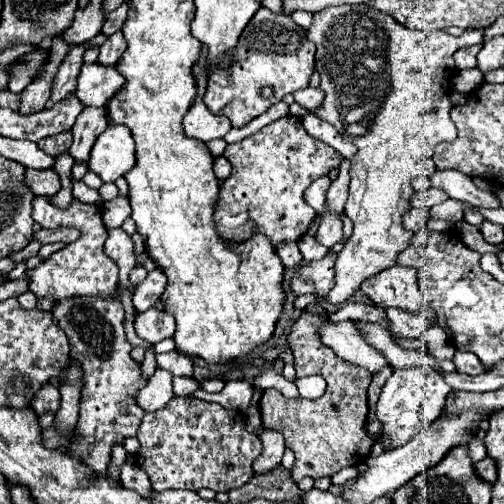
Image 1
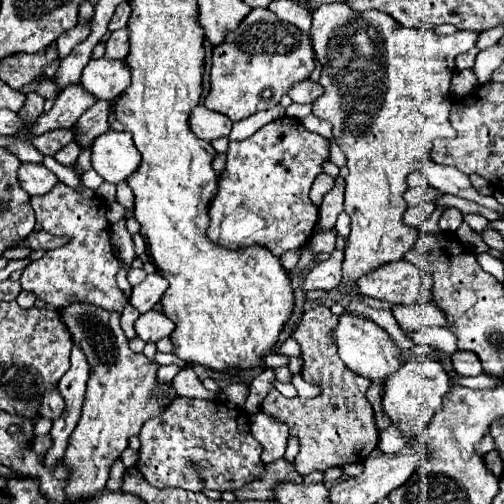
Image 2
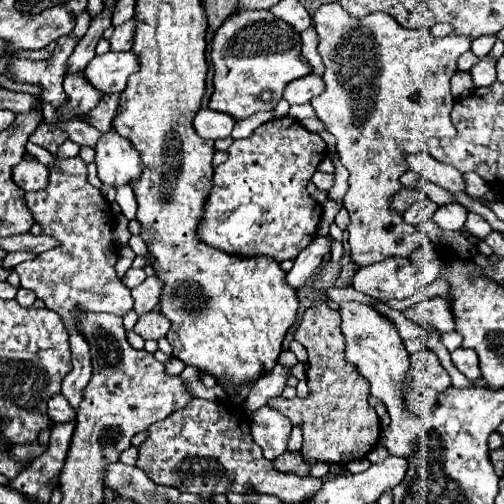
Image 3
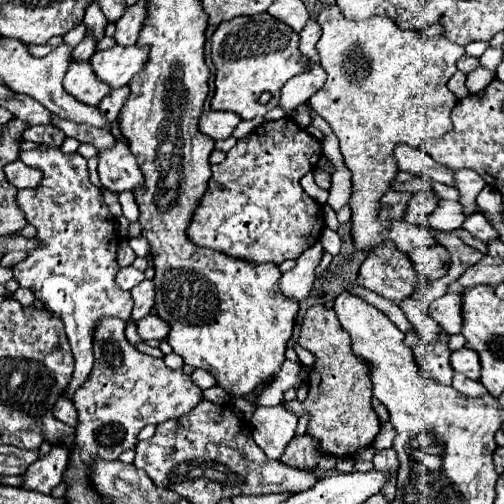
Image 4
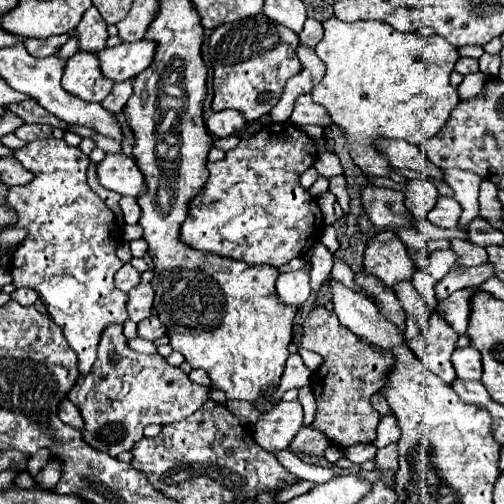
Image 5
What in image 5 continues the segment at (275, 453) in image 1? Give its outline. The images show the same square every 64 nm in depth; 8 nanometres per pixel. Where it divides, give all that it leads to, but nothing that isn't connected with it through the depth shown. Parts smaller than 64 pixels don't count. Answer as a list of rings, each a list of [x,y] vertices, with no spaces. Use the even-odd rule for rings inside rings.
[[[280,402],[270,412],[262,414],[260,424],[254,424],[254,440],[268,452],[288,448],[296,432],[302,428],[300,402]]]

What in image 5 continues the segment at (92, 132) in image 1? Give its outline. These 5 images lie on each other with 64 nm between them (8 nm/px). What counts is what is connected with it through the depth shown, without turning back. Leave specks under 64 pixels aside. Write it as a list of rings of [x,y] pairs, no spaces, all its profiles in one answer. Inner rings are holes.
[[[134,78],[116,82],[114,88],[112,88],[112,92],[108,94],[108,98],[102,100],[104,102],[104,108],[108,108],[110,112],[116,112],[118,114],[126,106],[128,98],[132,96],[132,82],[134,82]]]

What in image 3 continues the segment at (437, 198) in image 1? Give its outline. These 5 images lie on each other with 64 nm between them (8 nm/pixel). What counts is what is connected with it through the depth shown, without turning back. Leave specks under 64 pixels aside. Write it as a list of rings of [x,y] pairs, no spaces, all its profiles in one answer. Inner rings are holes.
[[[402,188],[400,192],[396,192],[396,194],[392,196],[392,200],[390,200],[390,210],[402,214],[408,206],[412,206],[416,200],[420,200],[420,198],[424,198],[424,196],[426,196],[426,194],[424,194],[422,190]]]

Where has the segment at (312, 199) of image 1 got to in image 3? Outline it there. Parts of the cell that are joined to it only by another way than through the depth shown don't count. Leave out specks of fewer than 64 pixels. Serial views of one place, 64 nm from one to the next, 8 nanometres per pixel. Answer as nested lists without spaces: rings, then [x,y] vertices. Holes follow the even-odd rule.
[[[316,172],[314,176],[312,176],[312,182],[320,188],[320,190],[324,190],[324,192],[328,192],[330,188],[332,188],[332,182],[334,182],[334,176],[332,174],[324,174],[324,172]]]

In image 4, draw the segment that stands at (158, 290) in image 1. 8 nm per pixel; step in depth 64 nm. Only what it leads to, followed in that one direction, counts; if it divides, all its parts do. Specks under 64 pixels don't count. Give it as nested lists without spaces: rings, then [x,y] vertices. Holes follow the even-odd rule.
[[[144,280],[138,286],[134,286],[130,292],[132,292],[132,298],[134,298],[132,320],[138,322],[140,318],[148,316],[152,306],[154,306],[154,282],[152,280]]]

